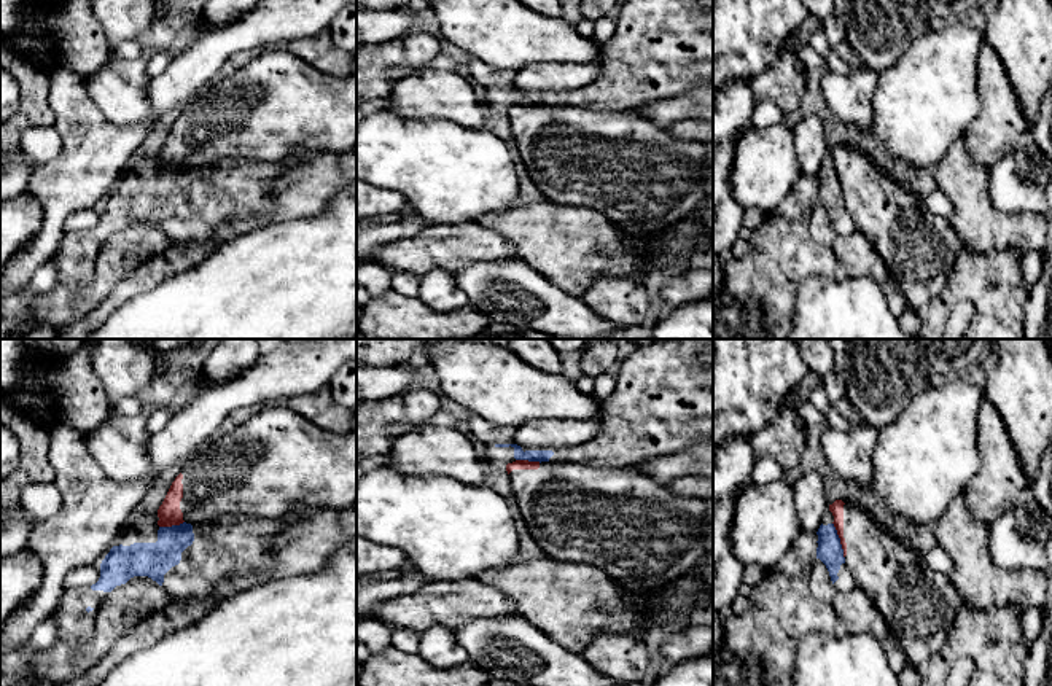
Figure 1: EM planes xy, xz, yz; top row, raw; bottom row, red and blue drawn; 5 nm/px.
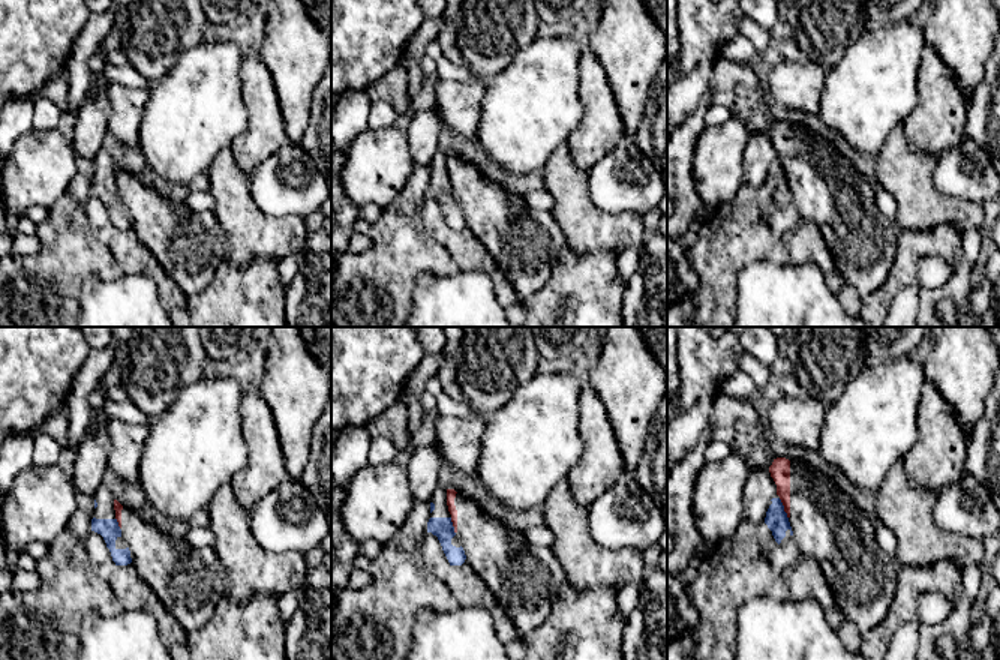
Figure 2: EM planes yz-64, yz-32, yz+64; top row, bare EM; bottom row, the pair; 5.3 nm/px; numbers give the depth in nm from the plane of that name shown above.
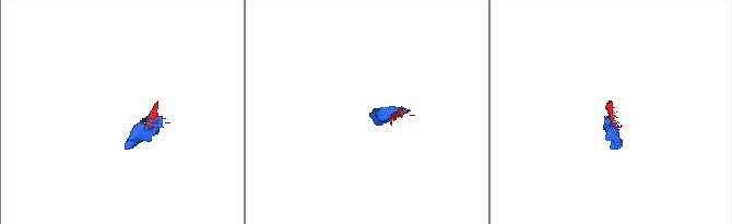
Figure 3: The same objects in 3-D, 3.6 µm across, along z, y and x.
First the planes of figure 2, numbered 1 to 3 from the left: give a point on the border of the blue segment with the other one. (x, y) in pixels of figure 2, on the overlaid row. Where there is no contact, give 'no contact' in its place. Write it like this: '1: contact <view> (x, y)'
1: contact yz-64 (117, 521)
2: contact yz-32 (453, 525)
3: contact yz+64 (784, 509)

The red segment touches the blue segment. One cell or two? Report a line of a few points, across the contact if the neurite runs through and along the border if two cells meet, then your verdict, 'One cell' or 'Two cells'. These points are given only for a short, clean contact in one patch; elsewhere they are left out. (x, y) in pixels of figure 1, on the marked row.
Line: yz (833, 522), (844, 557). Two cells

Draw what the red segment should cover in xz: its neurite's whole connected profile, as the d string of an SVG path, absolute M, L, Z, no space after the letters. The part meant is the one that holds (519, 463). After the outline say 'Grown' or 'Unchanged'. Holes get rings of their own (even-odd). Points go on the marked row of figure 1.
M516 460L506 465L511 489L525 525L546 557L597 565L627 594L648 594L664 579L678 579L705 557L705 500L675 495L668 484L659 484L633 465L621 468L590 466L571 462Z. Grown

